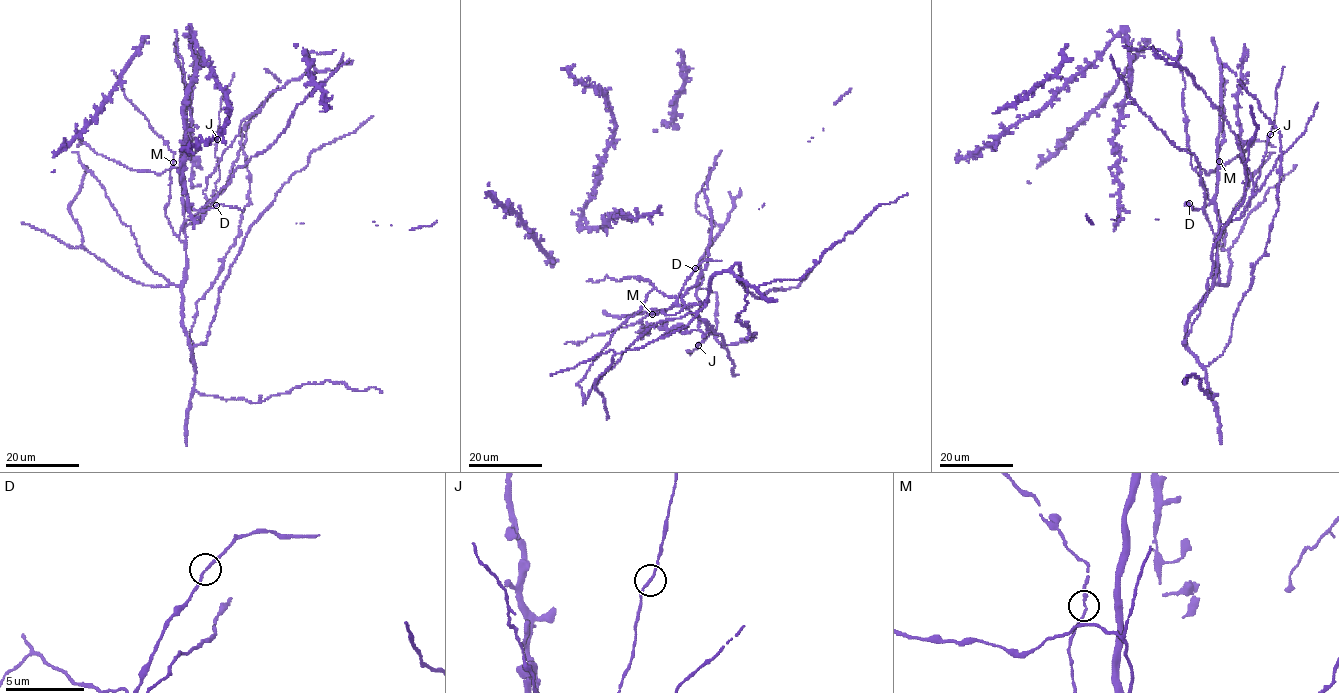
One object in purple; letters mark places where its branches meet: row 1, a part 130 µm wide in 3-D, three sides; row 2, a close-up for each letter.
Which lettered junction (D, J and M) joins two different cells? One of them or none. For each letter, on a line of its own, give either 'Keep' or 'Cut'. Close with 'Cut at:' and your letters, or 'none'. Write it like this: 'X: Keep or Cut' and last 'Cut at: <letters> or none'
D: Keep
J: Keep
M: Keep
Cut at: none

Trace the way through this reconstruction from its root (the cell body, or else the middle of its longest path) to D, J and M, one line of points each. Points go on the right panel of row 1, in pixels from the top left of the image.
D: (1218, 259), (1216, 206), (1209, 202), (1195, 210), (1189, 204)
J: (1218, 259), (1218, 227), (1239, 218), (1248, 202), (1261, 171), (1270, 134)
M: (1218, 259), (1214, 239), (1220, 223), (1215, 195), (1220, 161)

